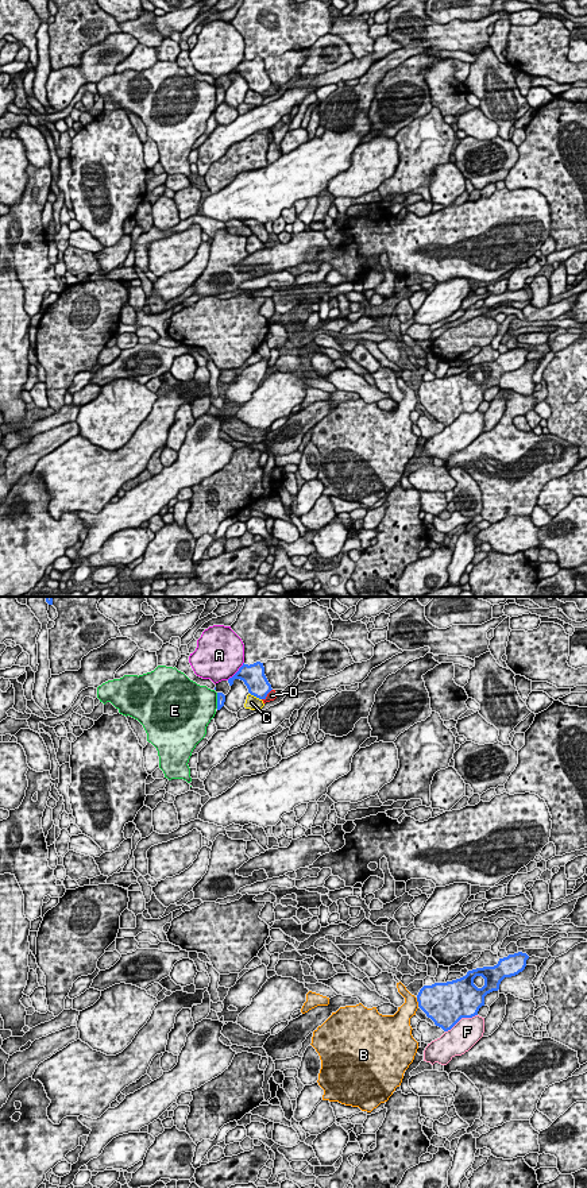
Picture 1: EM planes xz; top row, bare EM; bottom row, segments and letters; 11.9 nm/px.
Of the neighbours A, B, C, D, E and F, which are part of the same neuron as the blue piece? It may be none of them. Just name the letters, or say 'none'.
none

